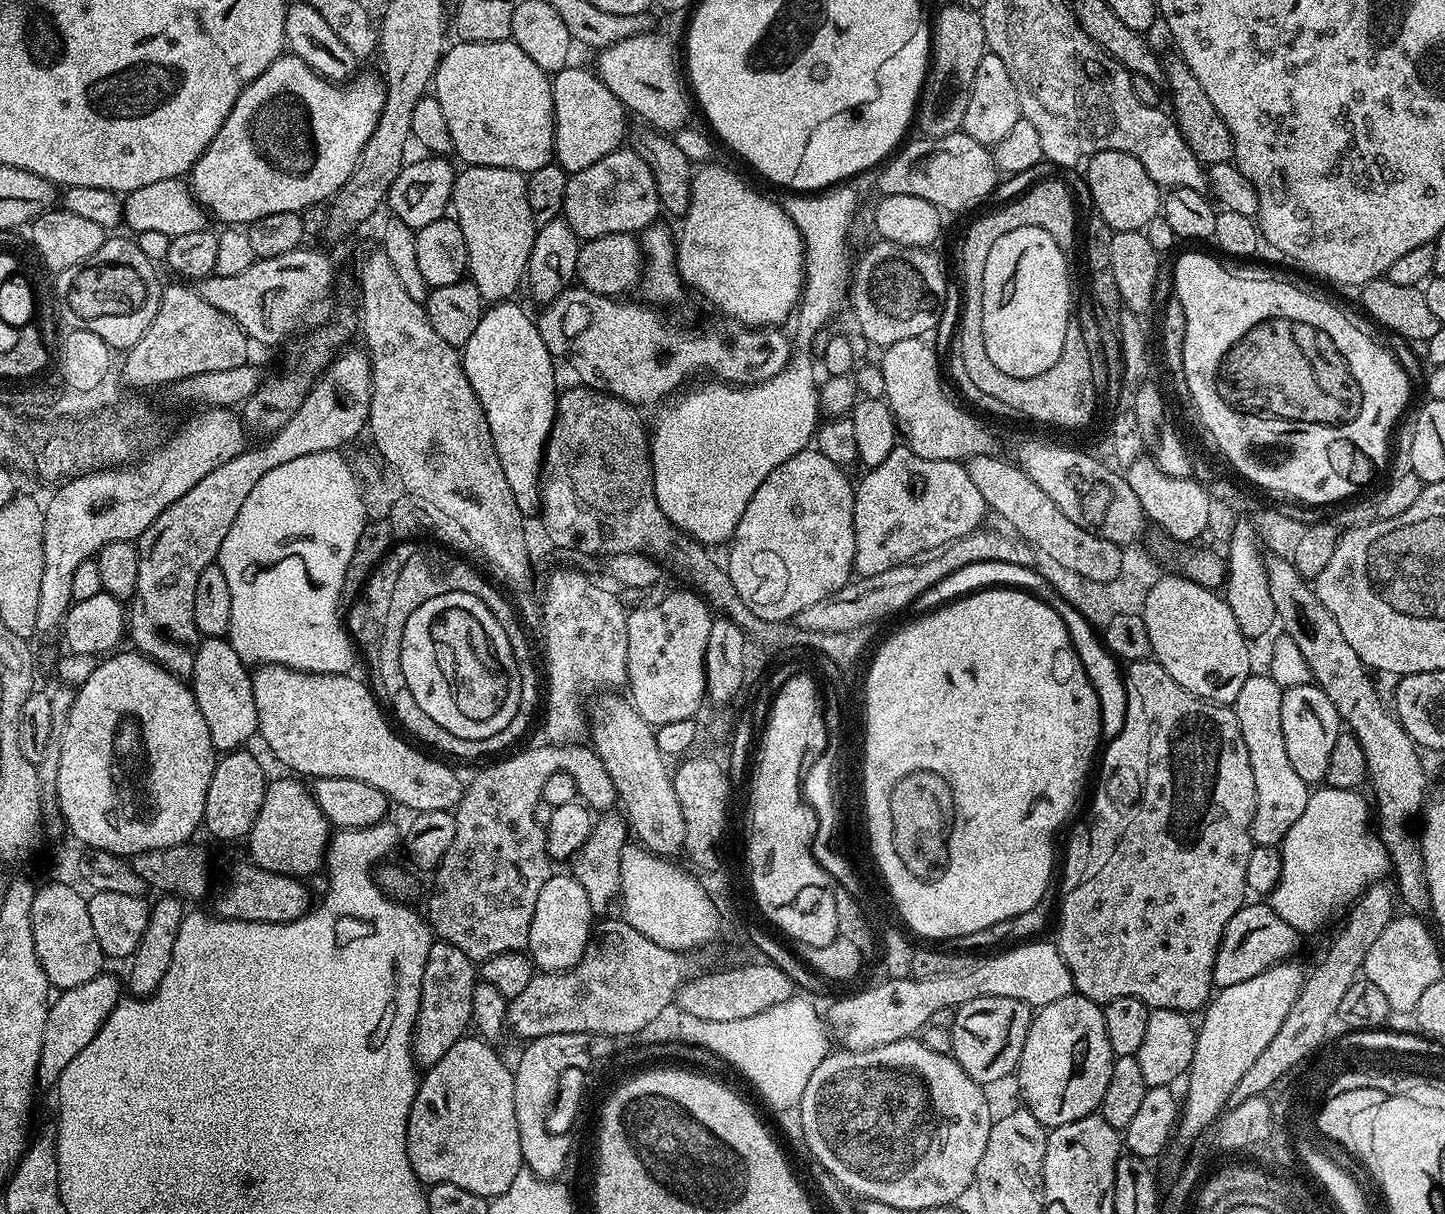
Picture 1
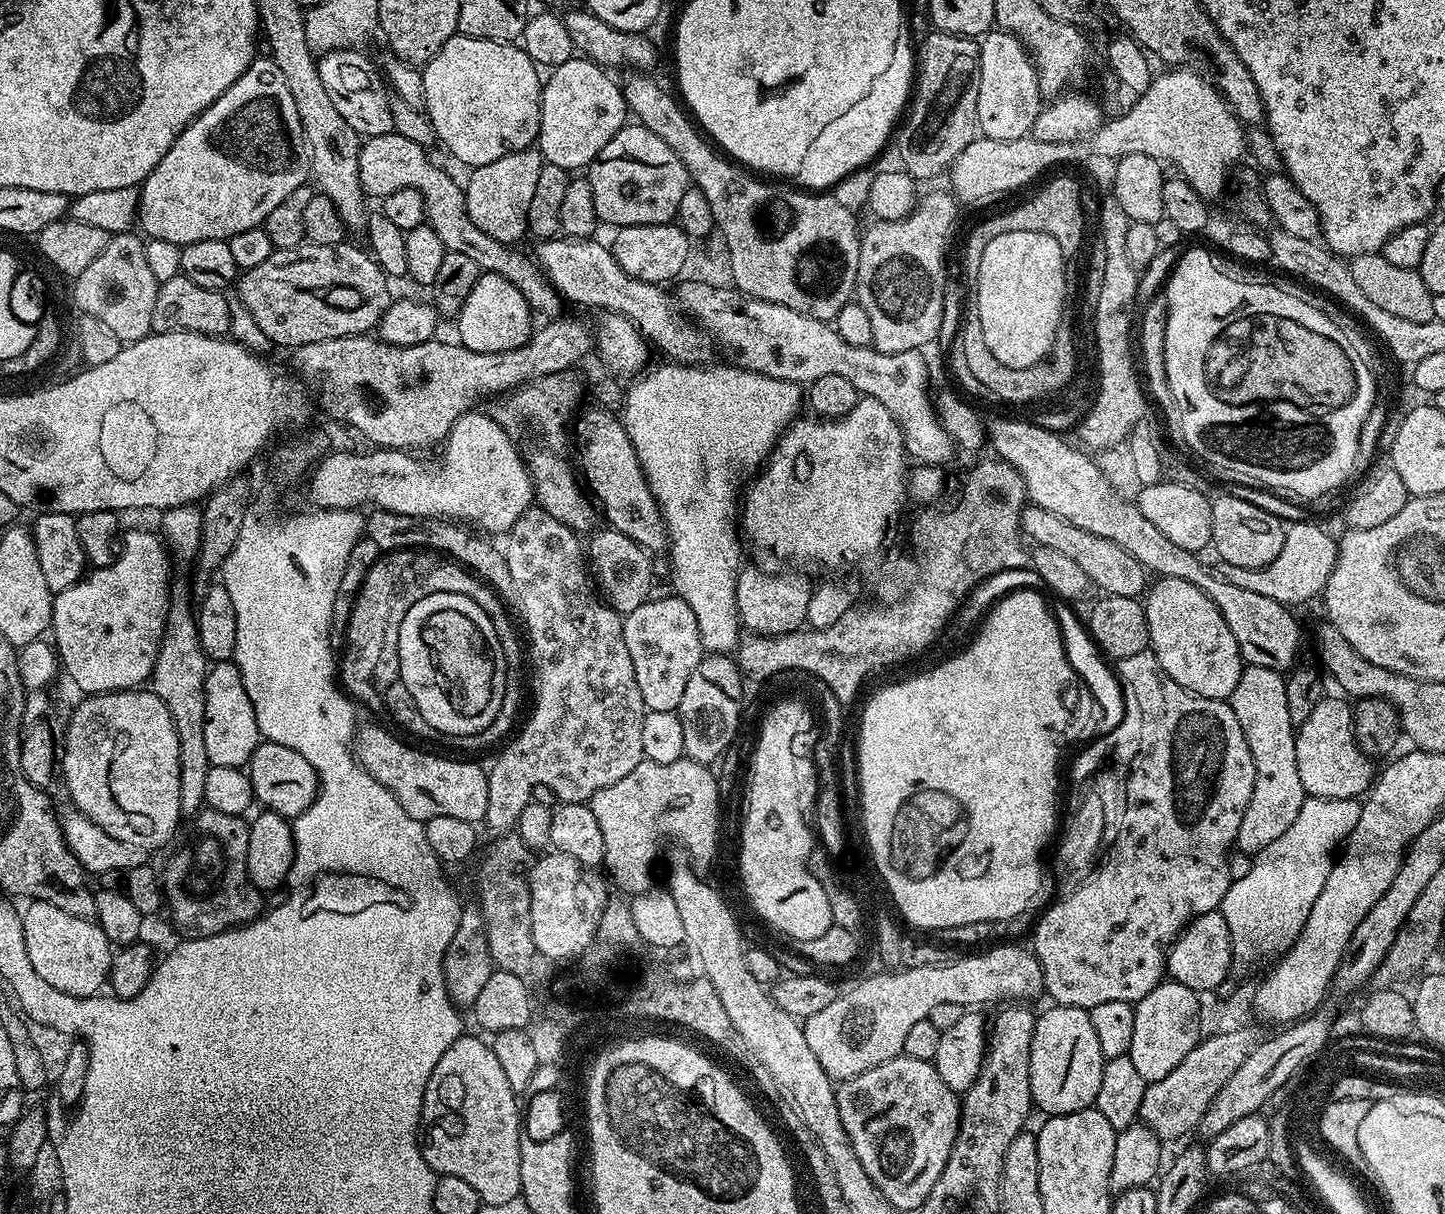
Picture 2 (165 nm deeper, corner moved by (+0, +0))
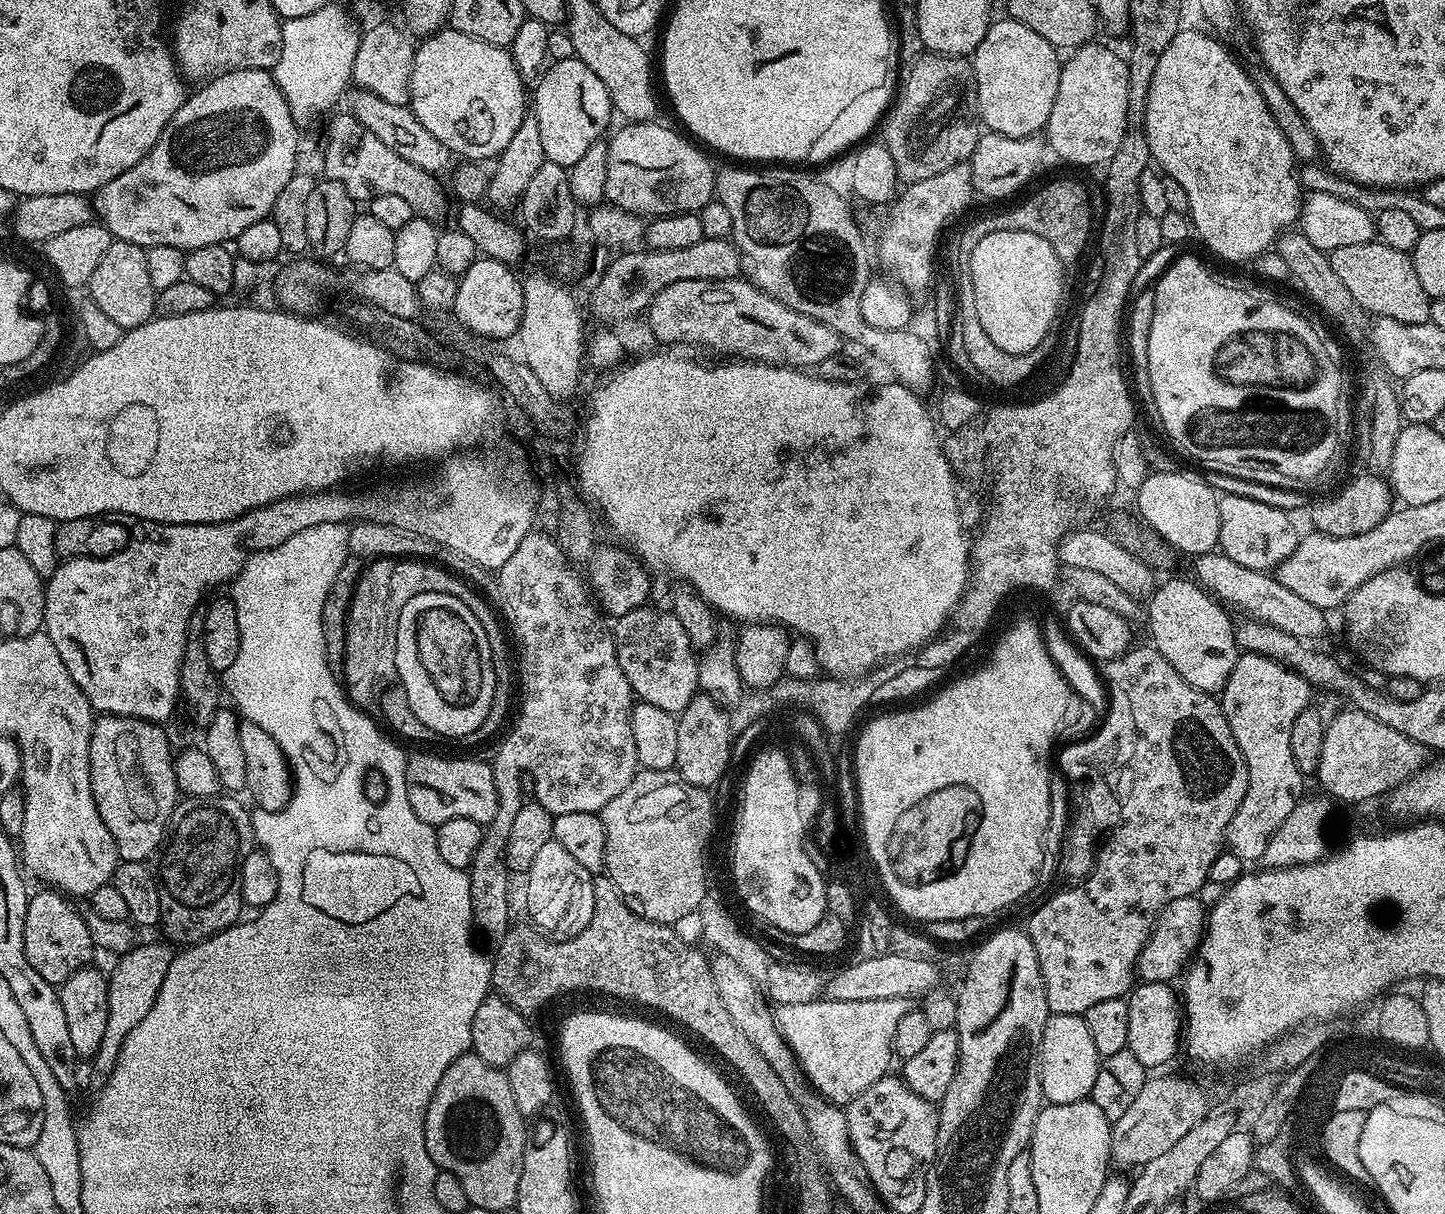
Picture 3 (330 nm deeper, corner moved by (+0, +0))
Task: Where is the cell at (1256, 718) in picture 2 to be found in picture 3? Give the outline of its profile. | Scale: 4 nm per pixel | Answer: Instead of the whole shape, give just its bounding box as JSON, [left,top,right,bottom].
[1219,651,1314,861]

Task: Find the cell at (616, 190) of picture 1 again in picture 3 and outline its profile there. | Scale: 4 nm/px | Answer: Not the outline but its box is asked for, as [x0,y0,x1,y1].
[604,122,717,218]

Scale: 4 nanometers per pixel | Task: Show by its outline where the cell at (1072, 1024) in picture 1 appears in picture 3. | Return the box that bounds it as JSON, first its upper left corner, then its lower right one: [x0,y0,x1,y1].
[1040,1015,1101,1104]

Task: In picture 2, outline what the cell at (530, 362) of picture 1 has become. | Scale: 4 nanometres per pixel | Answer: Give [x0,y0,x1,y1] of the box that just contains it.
[454,272,534,352]

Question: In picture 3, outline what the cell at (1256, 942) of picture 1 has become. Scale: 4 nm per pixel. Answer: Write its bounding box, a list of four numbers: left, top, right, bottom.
[1135,895,1206,984]

